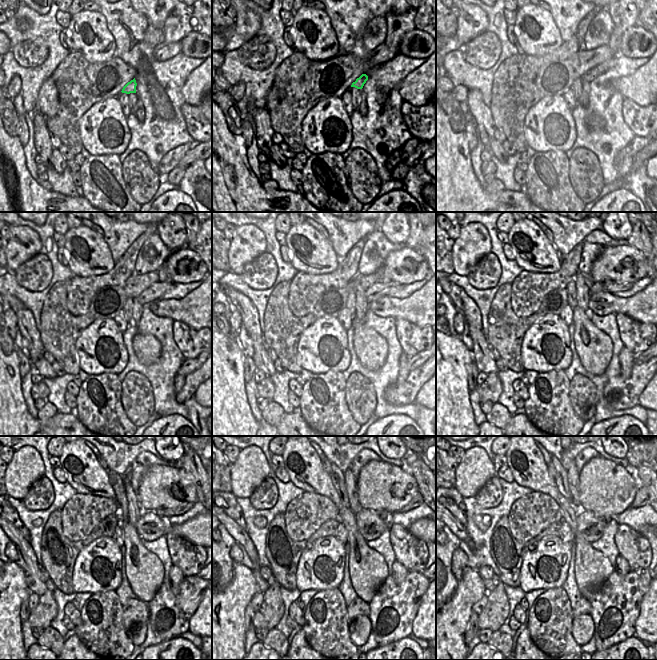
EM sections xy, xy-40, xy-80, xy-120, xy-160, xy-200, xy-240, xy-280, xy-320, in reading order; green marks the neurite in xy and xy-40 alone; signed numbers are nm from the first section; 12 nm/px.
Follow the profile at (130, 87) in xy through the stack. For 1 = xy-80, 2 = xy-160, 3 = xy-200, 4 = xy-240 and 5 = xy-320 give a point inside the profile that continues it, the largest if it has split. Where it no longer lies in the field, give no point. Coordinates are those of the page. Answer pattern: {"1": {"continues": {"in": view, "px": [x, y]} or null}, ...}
{"1": {"continues": {"in": "xy-80", "px": [590, 75]}}, "2": {"continues": {"in": "xy-160", "px": [384, 286]}}, "3": {"continues": {"in": "xy-200", "px": [607, 285]}}, "4": {"continues": {"in": "xy-240", "px": [182, 509]}}, "5": {"continues": {"in": "xy-320", "px": [639, 501]}}}

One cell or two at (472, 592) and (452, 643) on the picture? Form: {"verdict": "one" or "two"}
{"verdict": "one"}

